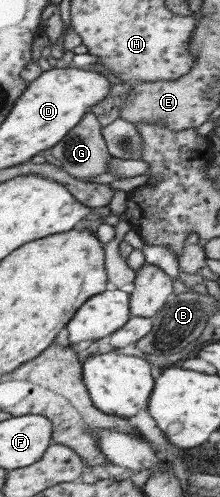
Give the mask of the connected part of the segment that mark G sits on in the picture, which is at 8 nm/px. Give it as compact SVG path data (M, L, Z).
M85 112L79 123L71 128L71 131L67 132L53 148L49 148L49 153L59 161L59 168L81 181L87 181L88 177L95 177L105 172L111 155L106 149L101 128L93 112Z

